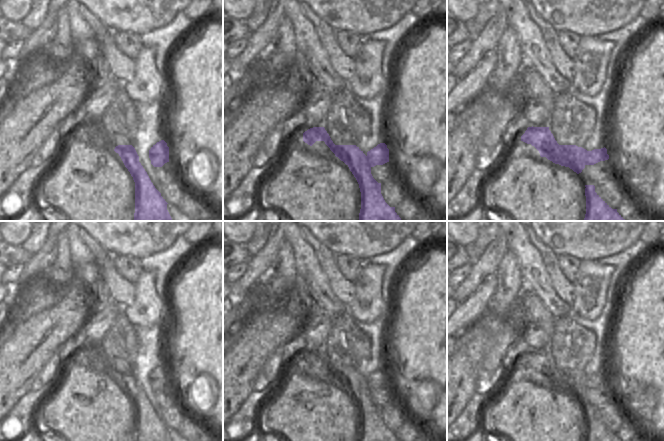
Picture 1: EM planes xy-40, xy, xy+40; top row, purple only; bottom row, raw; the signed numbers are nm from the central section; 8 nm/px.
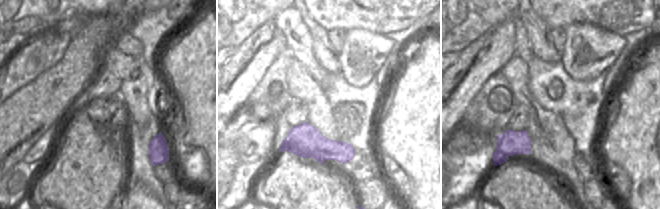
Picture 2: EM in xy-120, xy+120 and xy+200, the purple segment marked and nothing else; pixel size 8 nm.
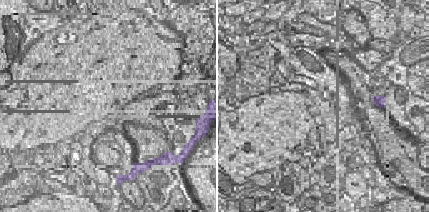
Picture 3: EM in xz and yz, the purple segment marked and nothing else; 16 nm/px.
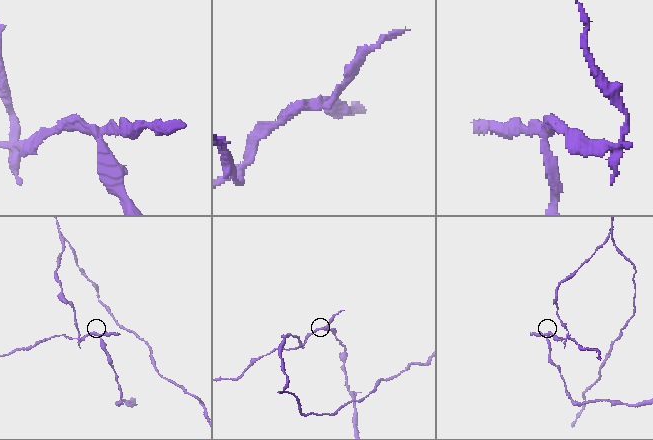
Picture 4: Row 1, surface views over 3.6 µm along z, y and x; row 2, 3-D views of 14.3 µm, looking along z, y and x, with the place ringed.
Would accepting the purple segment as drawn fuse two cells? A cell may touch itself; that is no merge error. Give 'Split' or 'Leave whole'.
Split

